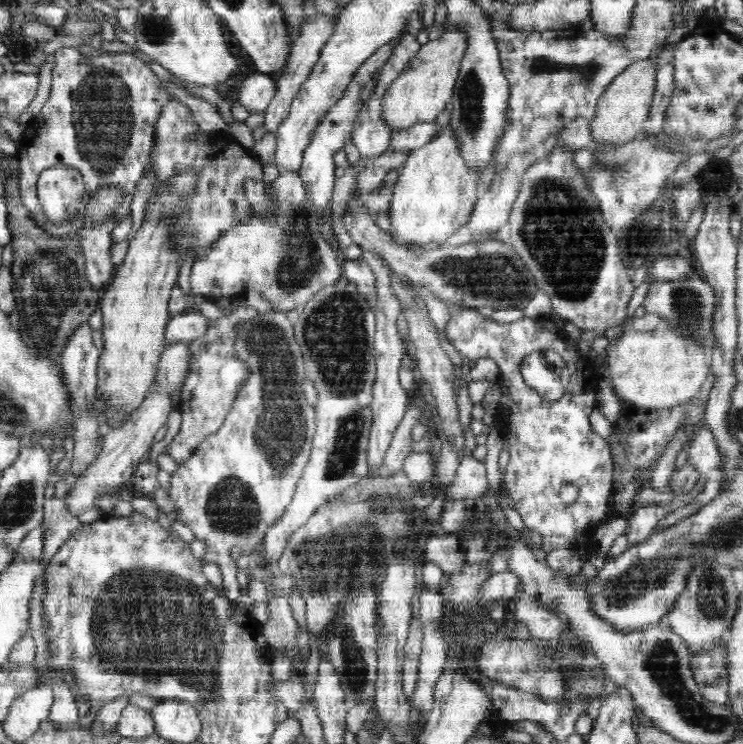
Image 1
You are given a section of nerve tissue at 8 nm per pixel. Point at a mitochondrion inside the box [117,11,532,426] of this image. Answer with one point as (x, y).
(334, 335)

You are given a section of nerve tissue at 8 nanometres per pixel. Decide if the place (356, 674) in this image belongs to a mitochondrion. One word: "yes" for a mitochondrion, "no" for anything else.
yes

